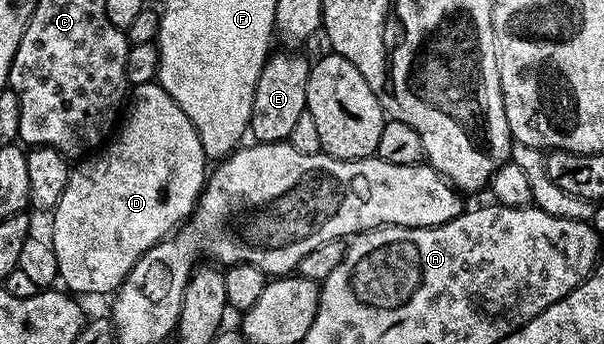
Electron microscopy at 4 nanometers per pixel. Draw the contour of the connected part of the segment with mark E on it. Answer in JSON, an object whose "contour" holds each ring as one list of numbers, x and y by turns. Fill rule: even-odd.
{"contour":[[274,52,266,59,256,84,256,96,252,100,249,133,254,142,285,142,289,139,296,120,306,113,310,68,311,63,305,62,298,54]]}

